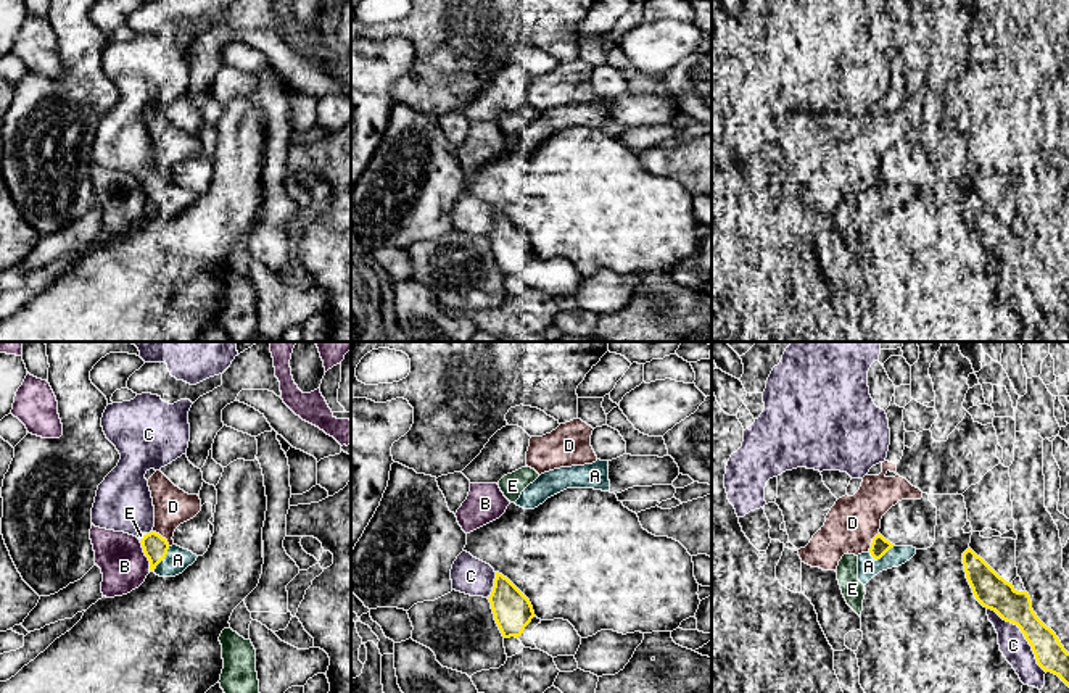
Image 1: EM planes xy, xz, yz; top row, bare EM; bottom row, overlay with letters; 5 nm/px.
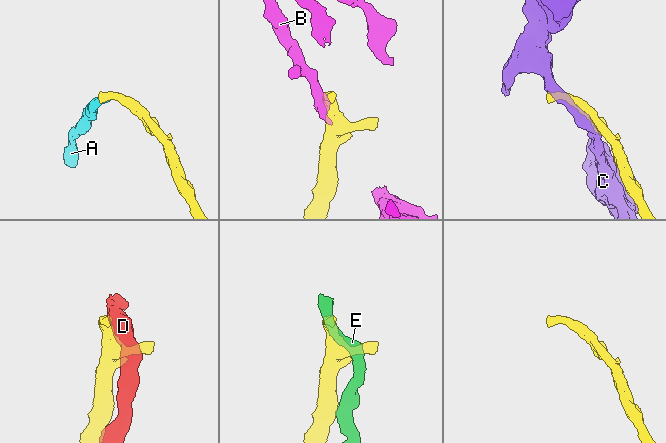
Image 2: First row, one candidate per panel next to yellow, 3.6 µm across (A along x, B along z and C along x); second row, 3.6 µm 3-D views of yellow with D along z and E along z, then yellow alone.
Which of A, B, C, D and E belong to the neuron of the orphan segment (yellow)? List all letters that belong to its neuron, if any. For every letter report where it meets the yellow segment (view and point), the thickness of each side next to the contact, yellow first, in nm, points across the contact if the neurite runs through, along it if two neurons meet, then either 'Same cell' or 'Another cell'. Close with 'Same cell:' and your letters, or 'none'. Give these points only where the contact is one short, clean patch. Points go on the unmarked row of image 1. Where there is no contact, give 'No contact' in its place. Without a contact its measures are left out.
A: Touches yellow at yz (881, 195). Thickness 90 nm (yellow) against 100 nm. Same cell
B: Touches yellow at xy (145, 194). Thickness 120 nm (yellow) against 240 nm. Another cell
C: Touches yellow at yz (1024, 274). Thickness 160 nm (yellow) against 140 nm. Another cell
D: Touches yellow at xy (161, 176). Thickness 120 nm (yellow) against 190 nm. Another cell
E: Touches yellow at xy (142, 178). Thickness 120 nm (yellow) against 20 nm. Another cell
Same cell: A

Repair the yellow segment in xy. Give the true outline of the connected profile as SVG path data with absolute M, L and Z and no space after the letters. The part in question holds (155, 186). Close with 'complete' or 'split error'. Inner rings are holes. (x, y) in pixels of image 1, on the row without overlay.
M156 171L143 174L140 182L145 195L150 200L150 210L159 216L175 216L192 205L198 197L192 190L177 184L171 185L167 179Z | split error

